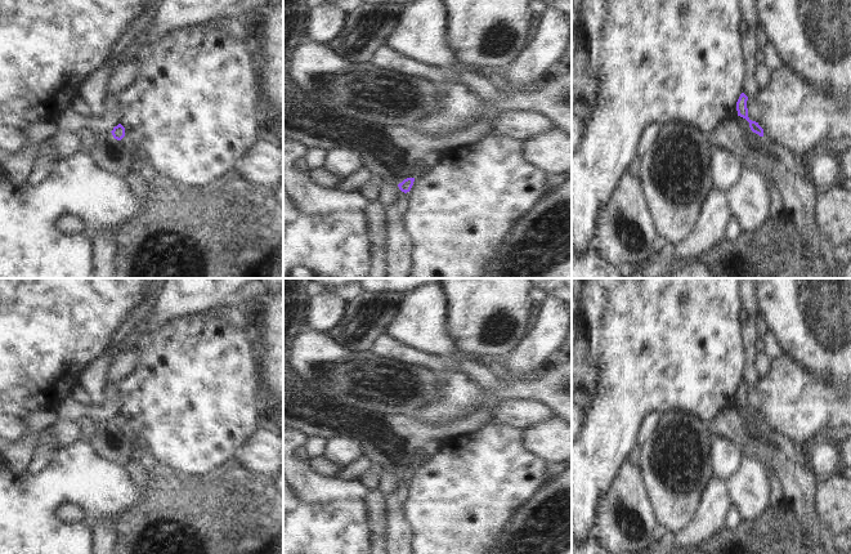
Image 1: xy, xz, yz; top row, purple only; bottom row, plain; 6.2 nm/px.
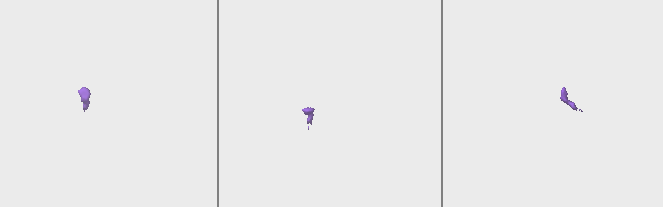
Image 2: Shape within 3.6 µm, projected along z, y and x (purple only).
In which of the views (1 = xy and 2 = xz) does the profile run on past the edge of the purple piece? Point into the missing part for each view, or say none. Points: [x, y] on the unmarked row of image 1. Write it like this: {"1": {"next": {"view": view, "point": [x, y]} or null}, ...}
{"1": {"next": null}, "2": {"next": null}}

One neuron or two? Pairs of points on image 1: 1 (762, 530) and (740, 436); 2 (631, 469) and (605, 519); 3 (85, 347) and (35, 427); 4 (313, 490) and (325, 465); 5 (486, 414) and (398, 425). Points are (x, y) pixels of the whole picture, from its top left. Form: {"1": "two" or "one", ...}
{"1": "two", "2": "one", "3": "two", "4": "two", "5": "one"}

